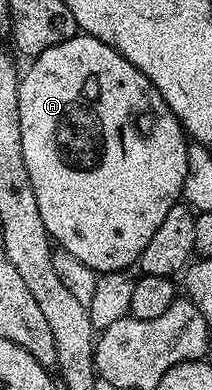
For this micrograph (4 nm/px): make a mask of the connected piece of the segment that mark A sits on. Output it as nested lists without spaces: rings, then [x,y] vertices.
[[[77,35],[66,39],[66,43],[58,43],[42,55],[31,58],[28,74],[20,77],[20,94],[18,95],[18,115],[20,116],[20,134],[22,135],[22,159],[26,163],[26,171],[30,175],[30,183],[34,187],[34,199],[38,199],[38,211],[42,211],[42,223],[46,227],[48,236],[61,249],[68,249],[70,255],[82,259],[97,274],[118,273],[127,270],[127,265],[135,266],[139,262],[142,251],[146,251],[146,243],[154,236],[154,231],[162,227],[162,219],[170,215],[170,211],[181,200],[186,179],[186,163],[188,162],[189,138],[186,136],[180,120],[170,111],[166,99],[118,51],[114,51],[97,37]]]

